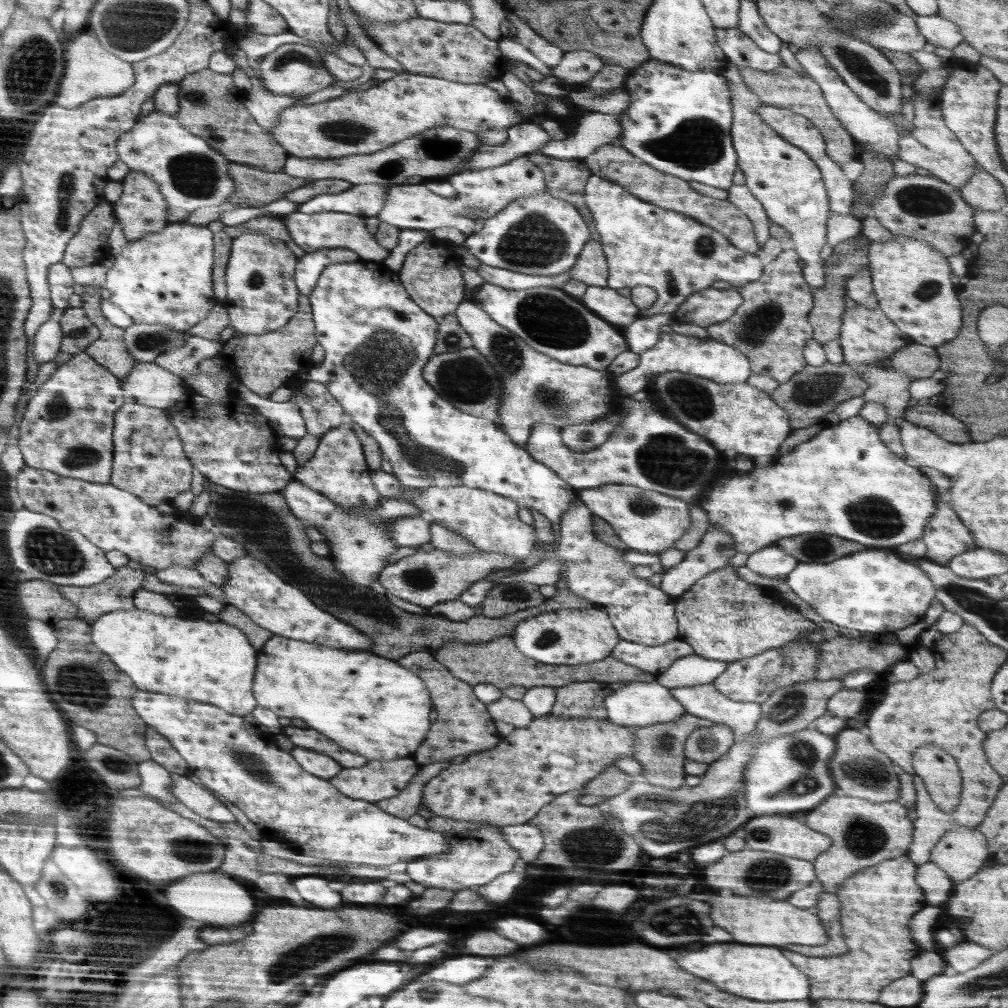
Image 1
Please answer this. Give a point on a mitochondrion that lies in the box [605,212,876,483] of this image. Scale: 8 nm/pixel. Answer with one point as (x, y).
(810, 394)

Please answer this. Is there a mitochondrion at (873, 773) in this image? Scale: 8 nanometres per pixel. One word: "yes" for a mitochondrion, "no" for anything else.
yes

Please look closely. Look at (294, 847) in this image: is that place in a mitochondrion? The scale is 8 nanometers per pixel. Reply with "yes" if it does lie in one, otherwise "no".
no

